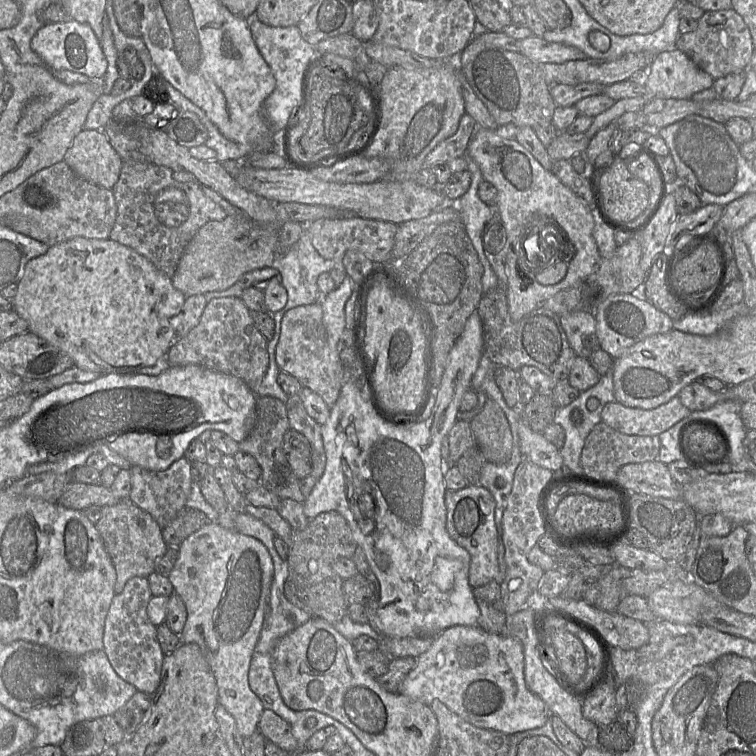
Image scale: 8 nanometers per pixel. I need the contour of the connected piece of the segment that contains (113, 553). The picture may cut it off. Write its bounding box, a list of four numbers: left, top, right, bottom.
[95,498,168,594]

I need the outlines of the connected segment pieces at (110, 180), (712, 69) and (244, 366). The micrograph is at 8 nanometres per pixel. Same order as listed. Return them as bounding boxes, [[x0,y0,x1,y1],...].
[[64,128,123,189],[676,9,754,80],[167,297,269,393]]

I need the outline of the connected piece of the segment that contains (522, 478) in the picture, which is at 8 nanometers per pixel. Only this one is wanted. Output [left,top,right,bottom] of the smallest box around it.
[501,455,561,616]

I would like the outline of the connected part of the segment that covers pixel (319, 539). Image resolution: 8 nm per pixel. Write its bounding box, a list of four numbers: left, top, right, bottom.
[286,511,357,625]

